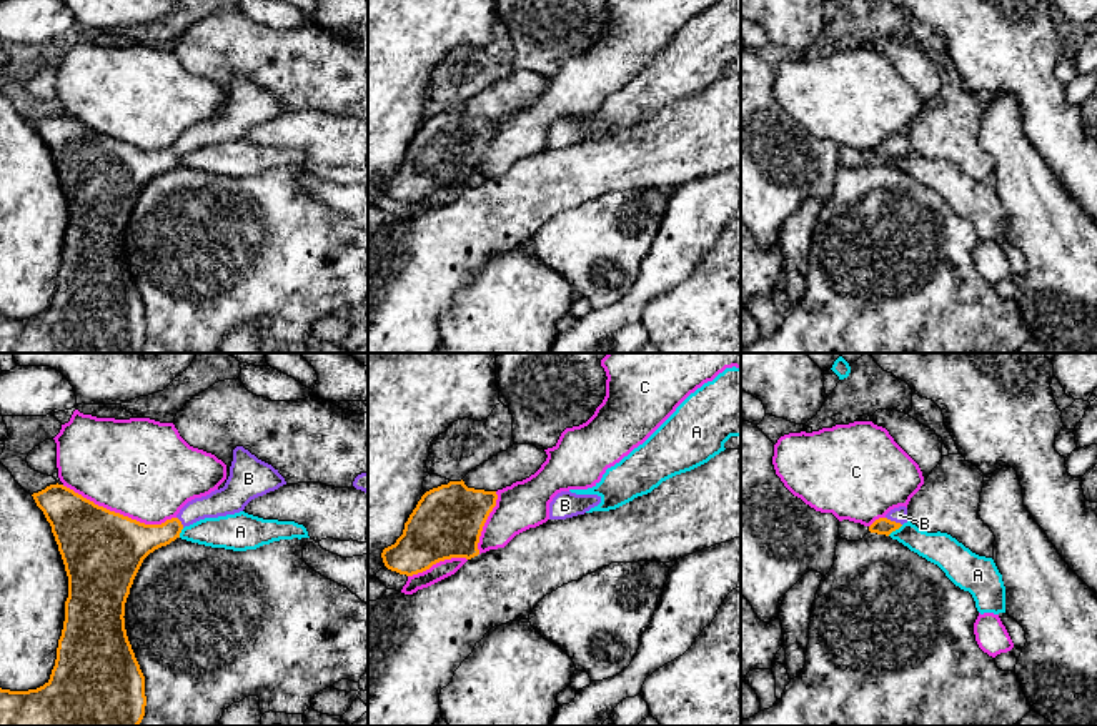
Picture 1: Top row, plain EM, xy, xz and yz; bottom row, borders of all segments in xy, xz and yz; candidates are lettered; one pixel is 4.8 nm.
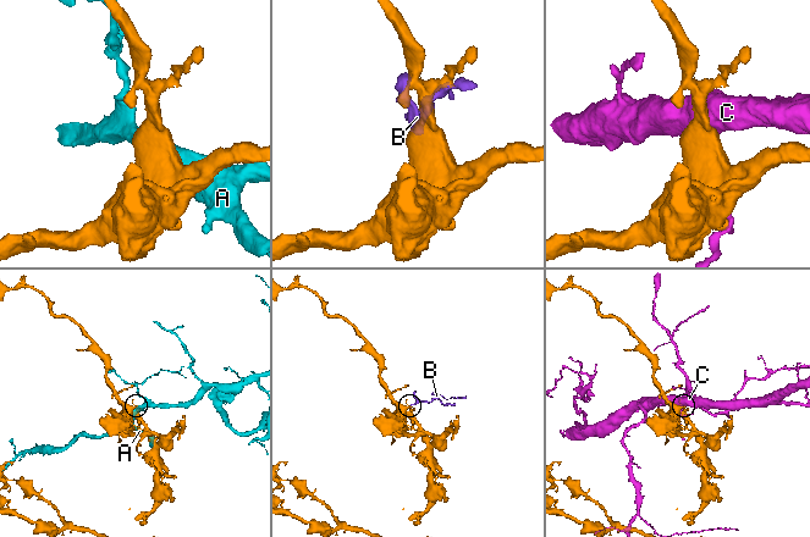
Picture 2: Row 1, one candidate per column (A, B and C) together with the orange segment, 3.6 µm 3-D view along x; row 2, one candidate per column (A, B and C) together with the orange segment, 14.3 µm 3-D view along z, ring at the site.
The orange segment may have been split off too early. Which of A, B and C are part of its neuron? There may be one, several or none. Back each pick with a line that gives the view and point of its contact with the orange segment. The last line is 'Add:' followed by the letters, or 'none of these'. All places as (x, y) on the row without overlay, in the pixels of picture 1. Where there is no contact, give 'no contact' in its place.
B: contact yz (894, 149)
Add: B

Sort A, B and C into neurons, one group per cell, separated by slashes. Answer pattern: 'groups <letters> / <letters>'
groups A / B / C

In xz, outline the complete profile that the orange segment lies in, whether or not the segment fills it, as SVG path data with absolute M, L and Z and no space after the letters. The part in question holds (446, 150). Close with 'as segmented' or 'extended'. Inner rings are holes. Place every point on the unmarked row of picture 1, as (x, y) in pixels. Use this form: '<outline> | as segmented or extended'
M463 107L426 118L403 162L383 177L385 193L413 203L444 186L478 183L479 163L496 127L496 118L468 115Z | as segmented

